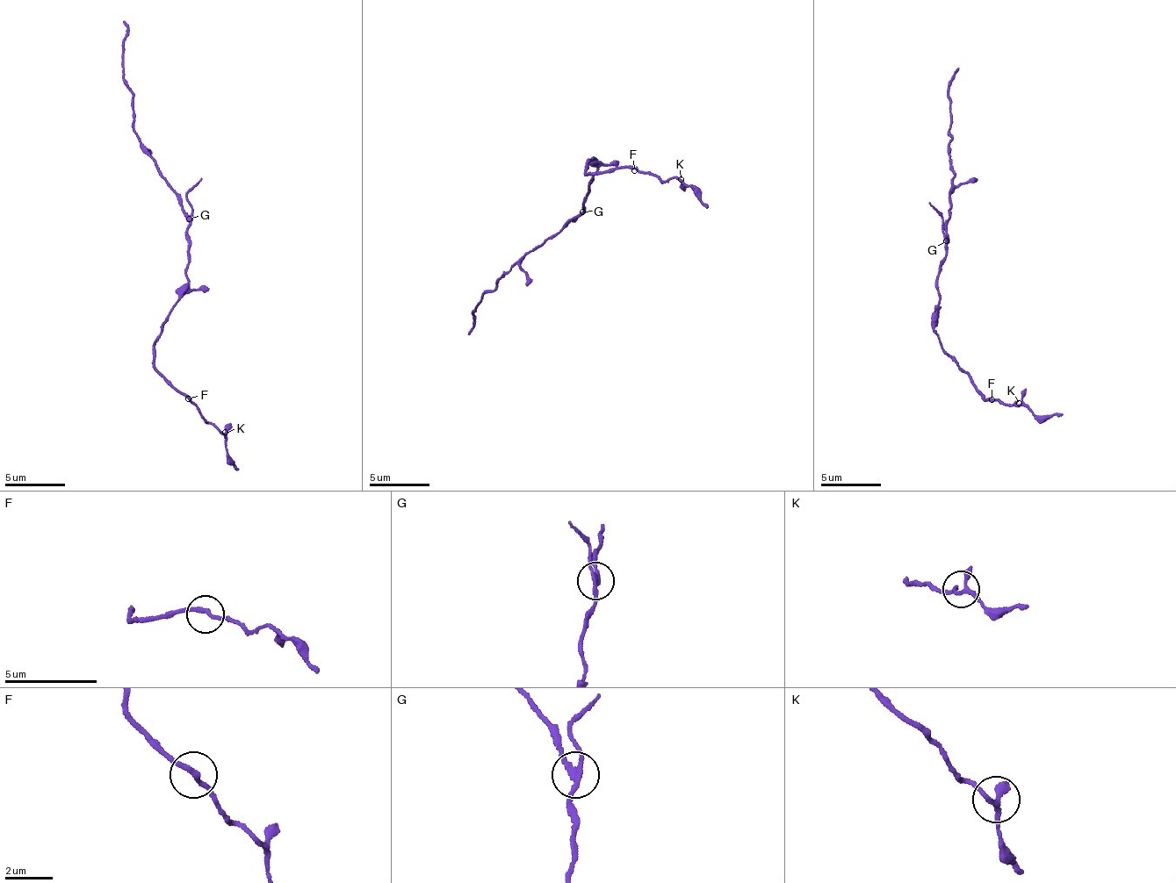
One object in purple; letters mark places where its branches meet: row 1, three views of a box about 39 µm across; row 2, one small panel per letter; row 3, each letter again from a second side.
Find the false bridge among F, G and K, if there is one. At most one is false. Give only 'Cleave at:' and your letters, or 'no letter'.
Cleave at: G

